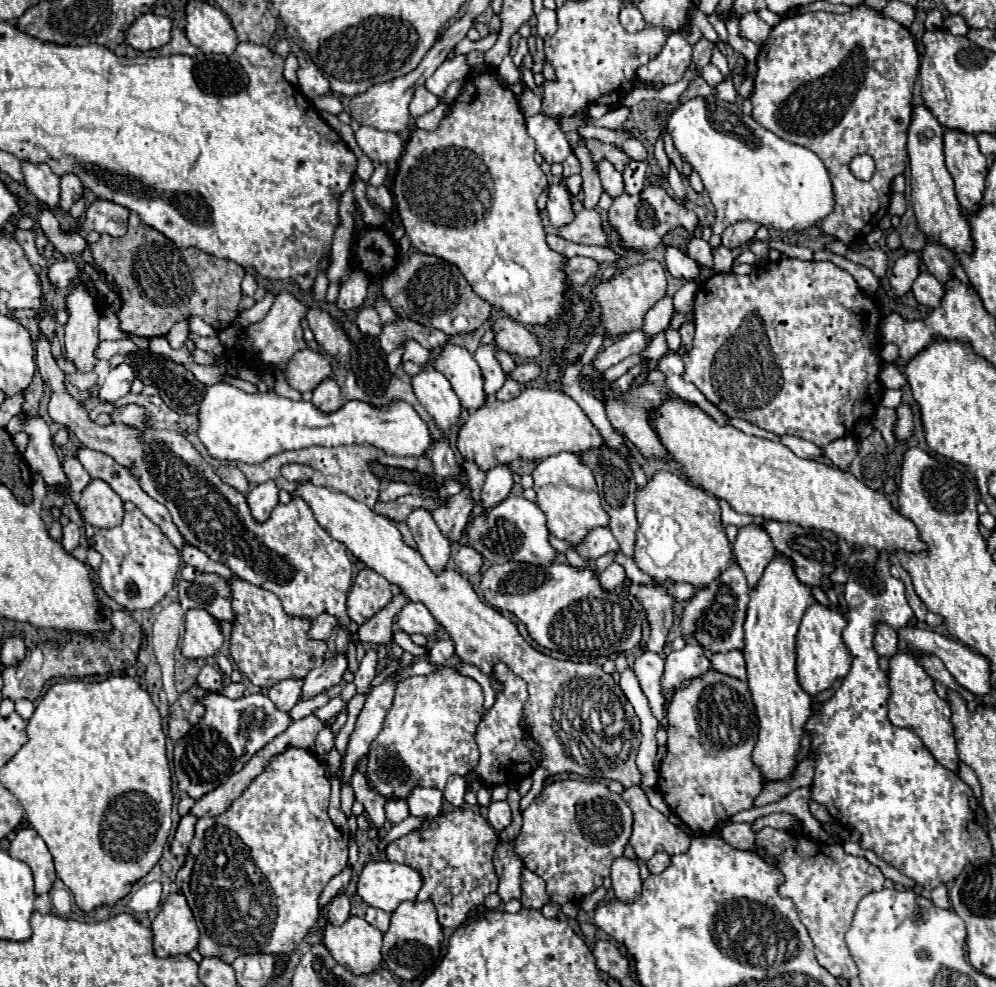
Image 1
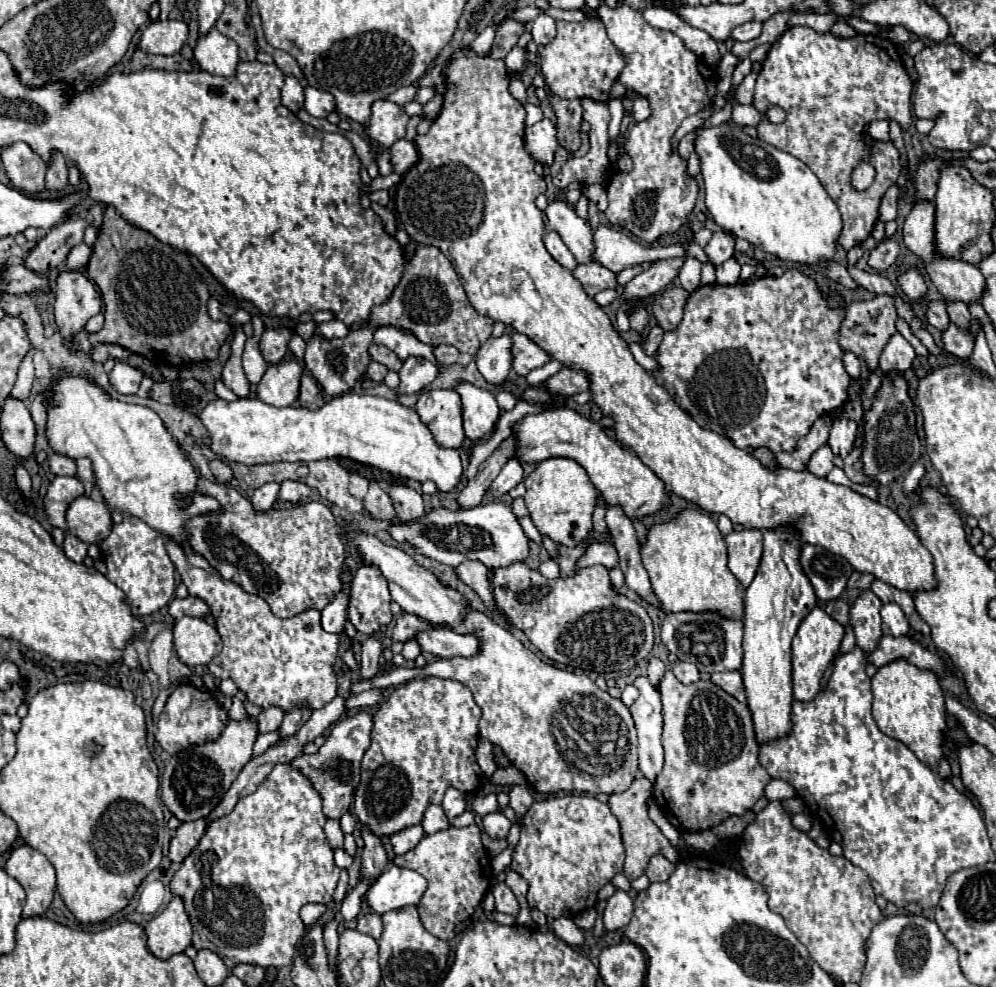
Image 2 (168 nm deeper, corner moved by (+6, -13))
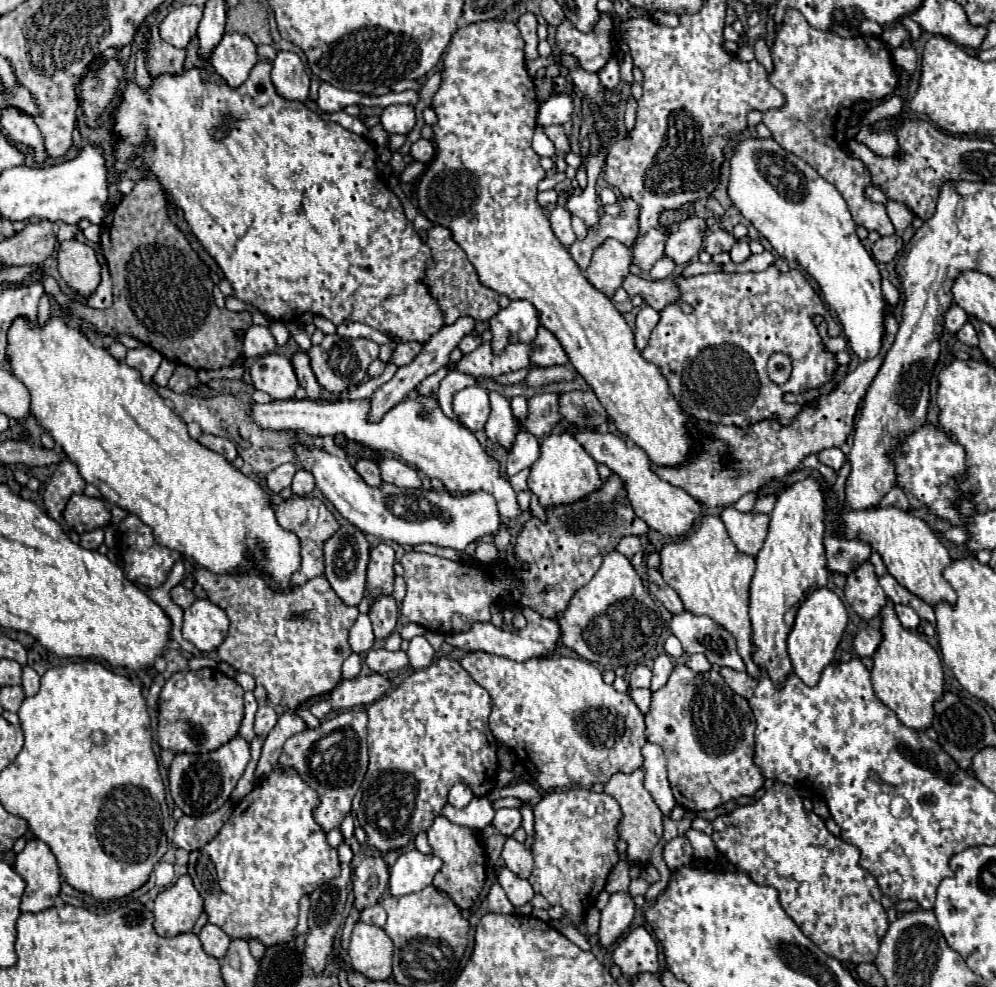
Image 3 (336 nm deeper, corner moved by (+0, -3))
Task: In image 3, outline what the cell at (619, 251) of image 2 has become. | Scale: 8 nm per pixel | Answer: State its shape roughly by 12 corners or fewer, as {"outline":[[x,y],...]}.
{"outline":[[662,228],[632,244],[634,264],[650,270],[664,258]]}

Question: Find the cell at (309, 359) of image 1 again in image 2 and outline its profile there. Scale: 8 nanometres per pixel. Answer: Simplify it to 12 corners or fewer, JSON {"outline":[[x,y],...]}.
{"outline":[[294,360],[270,366],[258,398],[272,406],[298,400],[302,366]]}

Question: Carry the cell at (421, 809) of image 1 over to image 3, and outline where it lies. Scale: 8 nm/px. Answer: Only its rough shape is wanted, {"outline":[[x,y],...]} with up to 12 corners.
{"outline":[[472,798],[466,808],[446,804],[442,816],[458,826],[482,830],[492,822],[488,798]]}

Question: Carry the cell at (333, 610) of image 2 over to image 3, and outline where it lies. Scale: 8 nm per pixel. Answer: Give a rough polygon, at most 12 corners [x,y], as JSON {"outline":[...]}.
{"outline":[[354,524],[324,542],[324,576],[360,604],[370,544]]}

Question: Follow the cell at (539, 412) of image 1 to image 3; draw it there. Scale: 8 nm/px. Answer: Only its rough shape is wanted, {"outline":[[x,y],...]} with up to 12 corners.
{"outline":[[576,428],[616,472],[634,512],[662,536],[684,536],[702,506],[660,480],[644,450]]}

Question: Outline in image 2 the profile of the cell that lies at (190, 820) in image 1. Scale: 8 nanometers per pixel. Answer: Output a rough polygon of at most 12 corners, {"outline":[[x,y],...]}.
{"outline":[[204,820],[184,822],[170,842],[168,858],[182,862],[204,834]]}

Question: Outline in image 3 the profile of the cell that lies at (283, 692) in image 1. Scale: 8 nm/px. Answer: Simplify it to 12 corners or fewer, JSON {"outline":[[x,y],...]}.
{"outline":[[268,704],[258,706],[254,732],[258,736],[274,728],[278,714]]}

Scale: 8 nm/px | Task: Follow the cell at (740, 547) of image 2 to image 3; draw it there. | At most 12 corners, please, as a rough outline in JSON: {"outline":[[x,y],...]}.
{"outline":[[722,510],[728,536],[744,554],[756,556],[768,532],[760,512]]}

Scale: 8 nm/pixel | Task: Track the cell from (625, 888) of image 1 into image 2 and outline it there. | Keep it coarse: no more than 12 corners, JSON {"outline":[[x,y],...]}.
{"outline":[[624,890],[608,898],[606,930],[618,930],[634,914],[632,898]]}

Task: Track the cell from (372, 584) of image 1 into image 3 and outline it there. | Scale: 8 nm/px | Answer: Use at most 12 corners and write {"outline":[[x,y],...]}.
{"outline":[[380,542],[370,552],[368,592],[392,594],[394,550]]}

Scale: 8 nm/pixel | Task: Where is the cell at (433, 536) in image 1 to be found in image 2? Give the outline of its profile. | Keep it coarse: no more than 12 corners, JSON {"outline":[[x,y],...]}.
{"outline":[[394,484],[390,498],[402,524],[424,516],[424,502],[408,486]]}

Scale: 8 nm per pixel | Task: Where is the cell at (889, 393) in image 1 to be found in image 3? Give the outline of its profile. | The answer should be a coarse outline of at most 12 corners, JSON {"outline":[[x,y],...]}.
{"outline":[[970,322],[956,336],[962,344],[978,346],[976,330]]}

